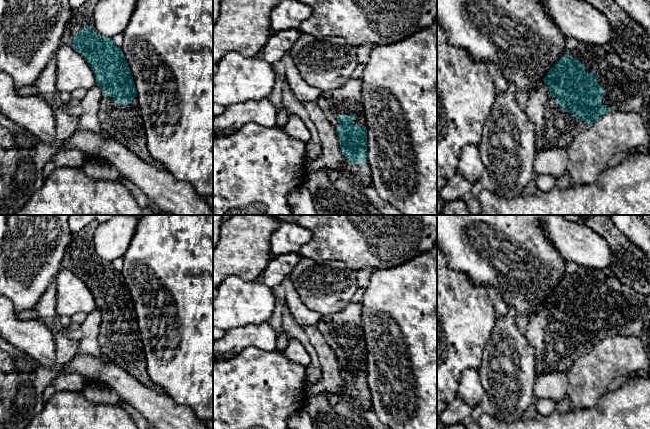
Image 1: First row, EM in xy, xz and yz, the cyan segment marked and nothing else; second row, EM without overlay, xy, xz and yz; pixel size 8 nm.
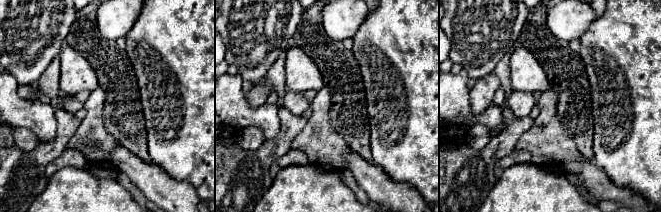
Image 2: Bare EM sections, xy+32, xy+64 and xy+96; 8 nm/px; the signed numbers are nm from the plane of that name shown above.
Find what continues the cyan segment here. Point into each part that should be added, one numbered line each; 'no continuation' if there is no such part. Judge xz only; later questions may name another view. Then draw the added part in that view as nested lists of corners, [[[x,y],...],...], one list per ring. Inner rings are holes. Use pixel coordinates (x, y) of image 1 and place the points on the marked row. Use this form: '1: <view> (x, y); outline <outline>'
1: xz (347, 100); outline [[[350,78],[342,87],[321,93],[317,103],[335,129],[340,126],[338,115],[355,115],[350,122],[366,127],[361,90],[362,81]]]
2: xz (358, 176); outline [[[368,159],[365,164],[357,163],[354,166],[348,160],[348,170],[346,174],[340,171],[330,171],[329,179],[331,184],[340,191],[350,194],[361,201],[368,203],[367,198],[359,190],[360,187],[373,187],[371,178],[371,168]]]

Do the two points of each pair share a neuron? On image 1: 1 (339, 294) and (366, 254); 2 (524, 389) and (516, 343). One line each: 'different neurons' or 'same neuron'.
1: different neurons
2: same neuron

